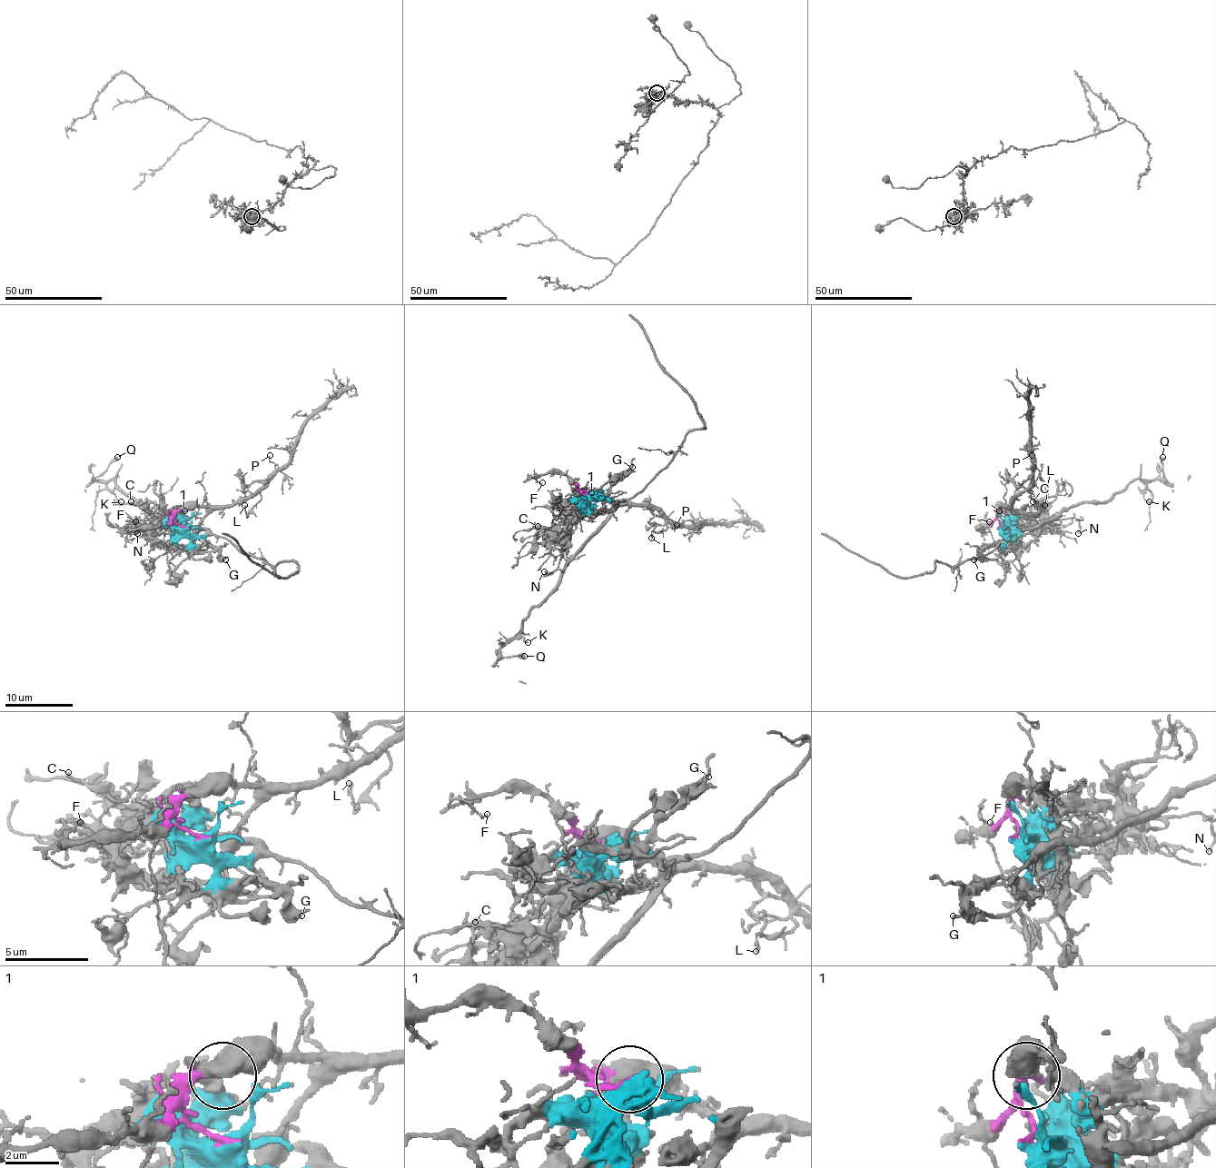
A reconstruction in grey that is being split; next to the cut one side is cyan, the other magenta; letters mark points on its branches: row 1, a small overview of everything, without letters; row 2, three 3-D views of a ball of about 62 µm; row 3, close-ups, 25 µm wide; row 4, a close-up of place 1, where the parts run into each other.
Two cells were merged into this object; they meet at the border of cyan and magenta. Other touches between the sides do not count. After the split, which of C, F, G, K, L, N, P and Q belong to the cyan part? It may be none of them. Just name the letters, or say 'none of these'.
C, G, K, N, Q

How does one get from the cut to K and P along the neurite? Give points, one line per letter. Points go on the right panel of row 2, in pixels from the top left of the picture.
K: (999, 528), (1003, 534), (1031, 531), (1072, 506), (1105, 502), (1137, 479), (1149, 502)
P: (999, 528), (999, 510), (1009, 506), (1033, 482), (1034, 465), (1031, 455)

